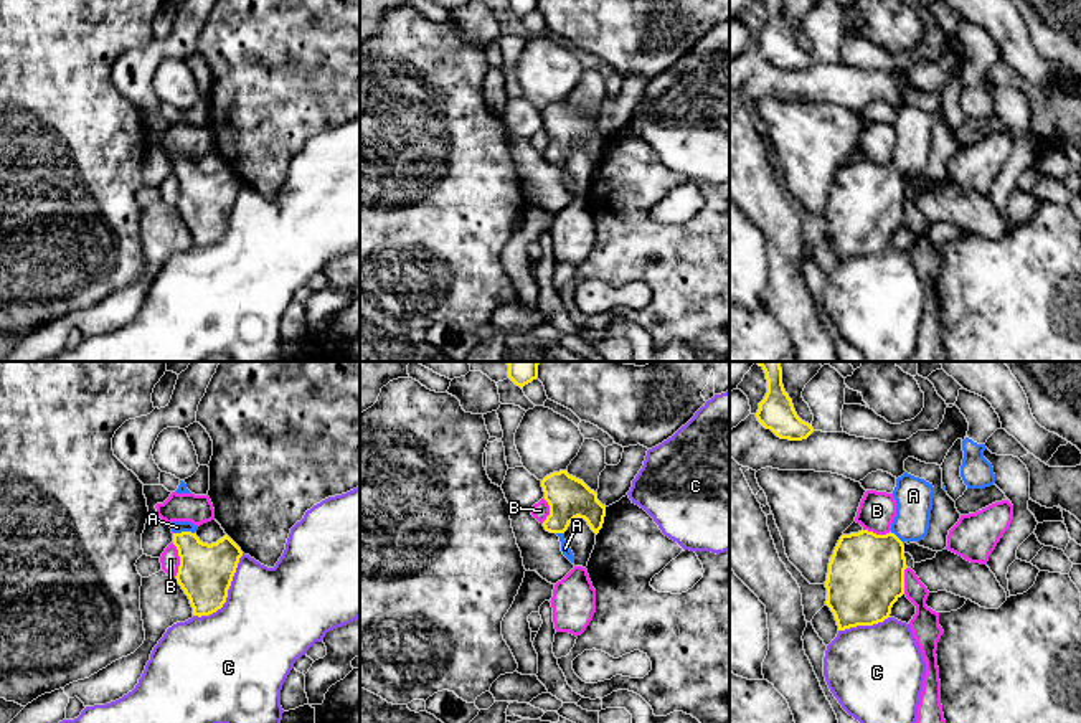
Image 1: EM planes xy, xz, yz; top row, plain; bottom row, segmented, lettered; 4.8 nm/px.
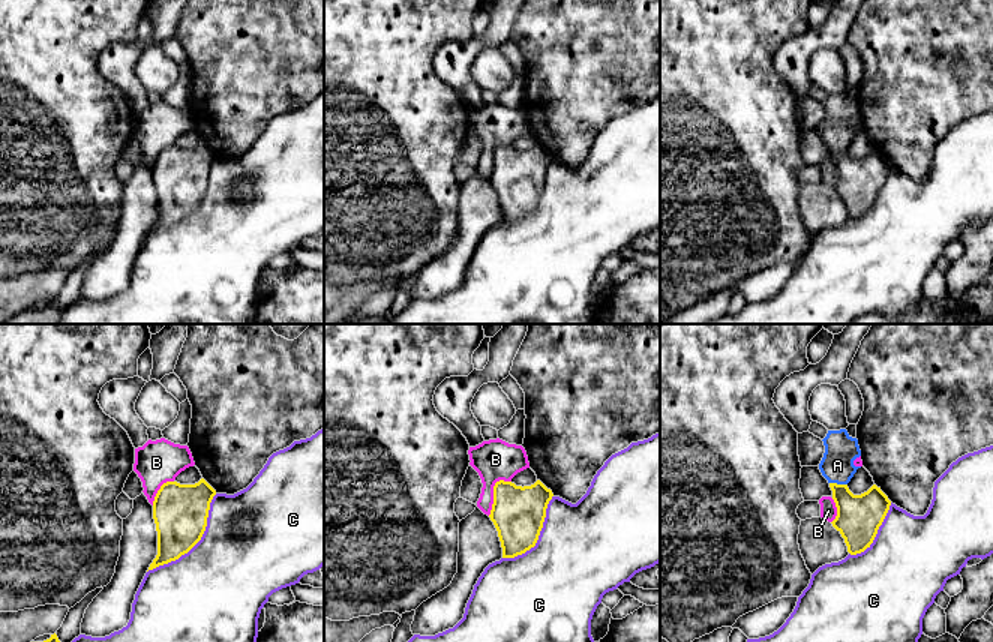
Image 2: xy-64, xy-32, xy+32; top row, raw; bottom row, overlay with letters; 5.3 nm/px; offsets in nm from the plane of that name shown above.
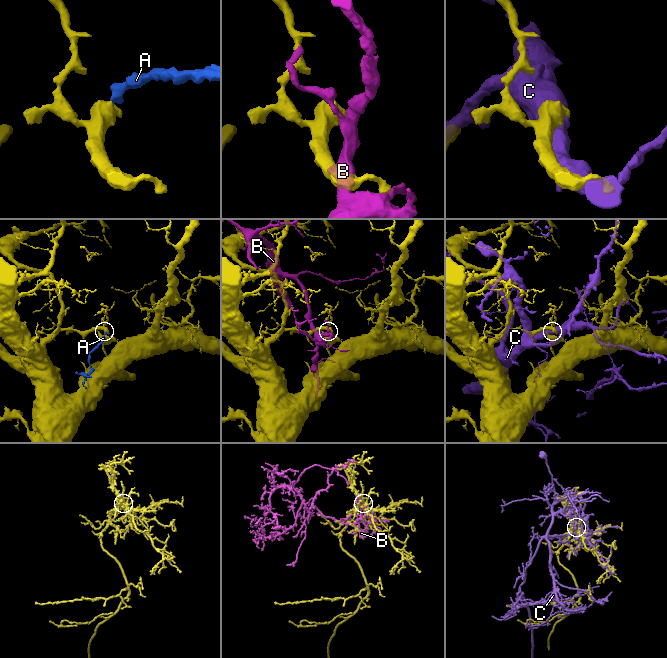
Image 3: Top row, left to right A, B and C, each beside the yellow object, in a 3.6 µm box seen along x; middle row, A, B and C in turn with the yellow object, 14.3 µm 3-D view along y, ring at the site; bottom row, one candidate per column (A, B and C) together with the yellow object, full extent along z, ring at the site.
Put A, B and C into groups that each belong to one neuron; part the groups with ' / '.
A / B / C

